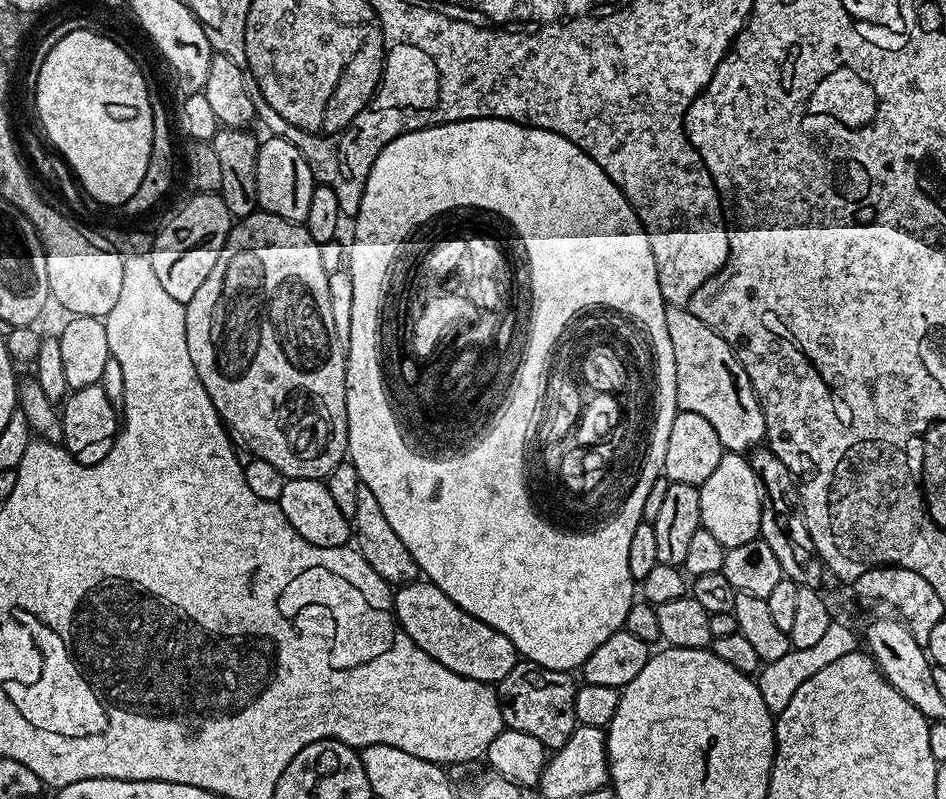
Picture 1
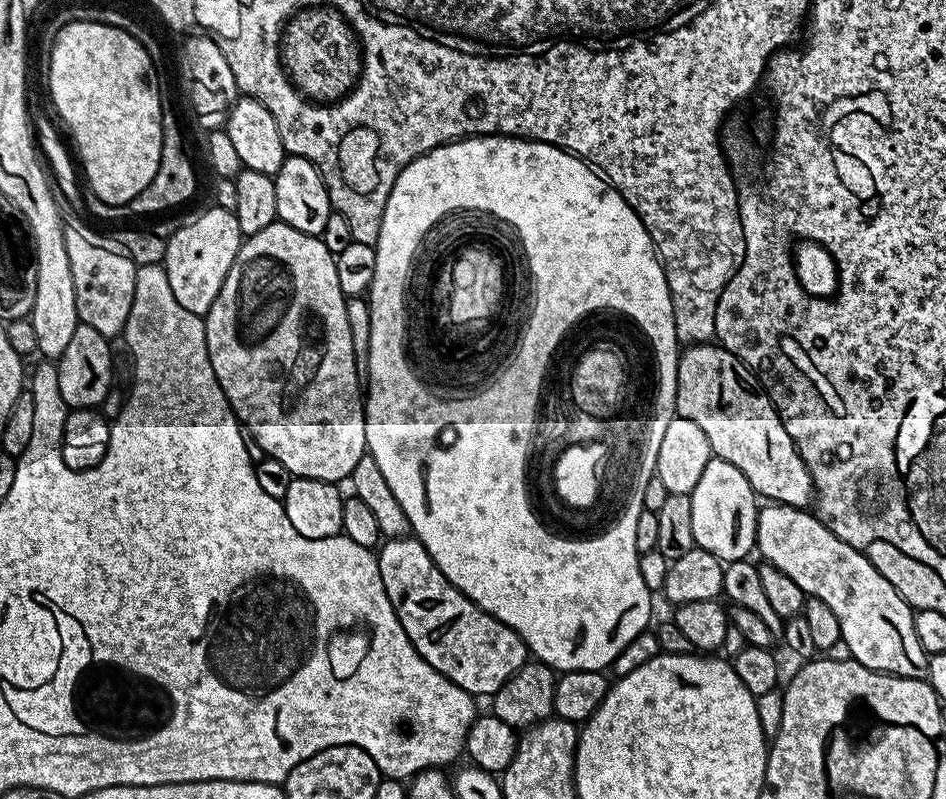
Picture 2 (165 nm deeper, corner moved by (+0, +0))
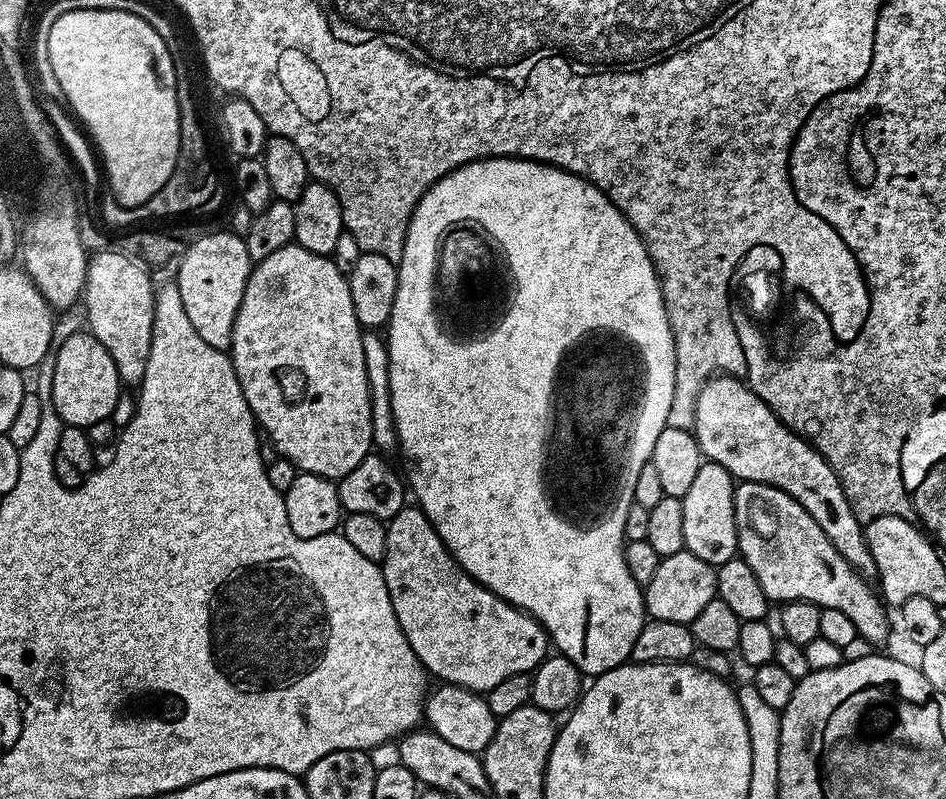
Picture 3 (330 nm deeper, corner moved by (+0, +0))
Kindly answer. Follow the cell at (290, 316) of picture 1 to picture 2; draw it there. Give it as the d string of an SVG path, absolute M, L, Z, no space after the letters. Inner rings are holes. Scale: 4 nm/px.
M277 222L266 226L266 230L258 230L258 234L247 237L241 243L234 258L234 266L230 266L230 274L226 274L226 282L222 282L218 298L214 298L214 306L210 306L210 310L204 316L206 350L210 354L210 366L214 366L214 378L218 378L218 386L222 386L222 394L226 394L228 405L254 444L256 439L257 446L264 451L261 453L265 457L282 462L282 466L286 466L286 470L290 470L293 477L301 476L333 482L347 481L352 475L354 466L358 466L358 462L368 451L362 378L356 369L354 342L350 338L350 322L346 322L347 305L348 300L342 294L342 286L338 286L336 258L330 250L326 250L323 239L302 234L302 230L294 230L294 226Z

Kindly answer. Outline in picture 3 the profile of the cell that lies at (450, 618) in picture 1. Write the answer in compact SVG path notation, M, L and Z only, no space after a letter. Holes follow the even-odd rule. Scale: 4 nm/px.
M405 506L387 521L386 554L382 567L398 626L402 626L420 663L435 679L437 676L437 681L487 694L494 686L498 686L498 682L514 674L535 672L544 657L549 655L550 641L544 626L466 574L466 570L462 570L460 563L448 552L442 538L438 538L430 518L426 518L419 506Z

